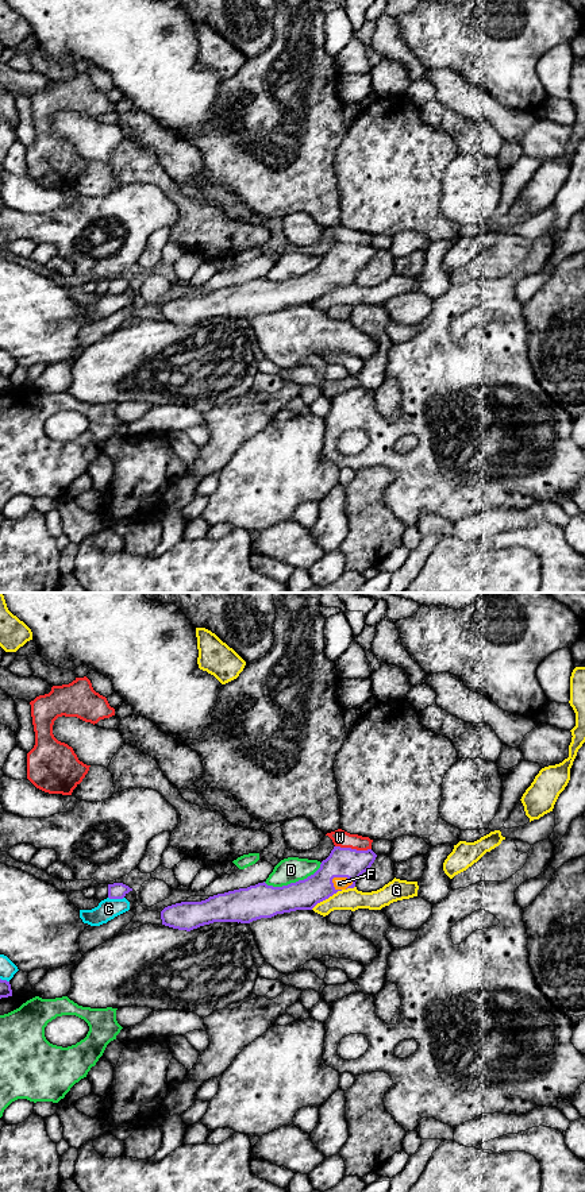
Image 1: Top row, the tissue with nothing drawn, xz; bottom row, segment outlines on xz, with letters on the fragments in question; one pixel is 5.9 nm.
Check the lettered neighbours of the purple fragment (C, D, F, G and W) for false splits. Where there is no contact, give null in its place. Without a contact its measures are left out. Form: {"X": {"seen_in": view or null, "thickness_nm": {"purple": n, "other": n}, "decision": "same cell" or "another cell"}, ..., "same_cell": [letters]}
{"C": {"seen_in": "xz", "thickness_nm": {"purple": 100, "other": 120}, "decision": "another cell"}, "D": {"seen_in": "xz", "thickness_nm": {"purple": 200, "other": 150}, "decision": "another cell"}, "F": {"seen_in": "xz", "thickness_nm": {"purple": 180, "other": 80}, "decision": "same cell"}, "G": {"seen_in": "xz", "thickness_nm": {"purple": 180, "other": 130}, "decision": "another cell"}, "W": {"seen_in": "xz", "thickness_nm": {"purple": 180, "other": 100}, "decision": "another cell"}, "same_cell": ["F"]}

